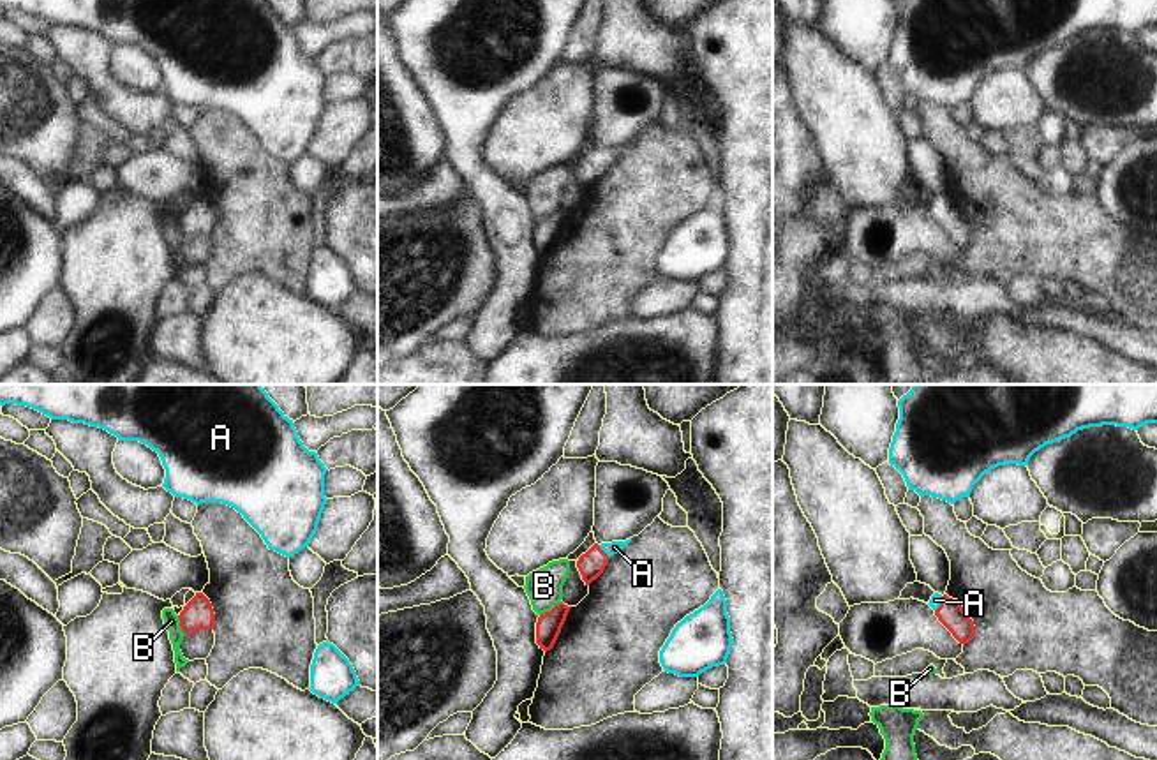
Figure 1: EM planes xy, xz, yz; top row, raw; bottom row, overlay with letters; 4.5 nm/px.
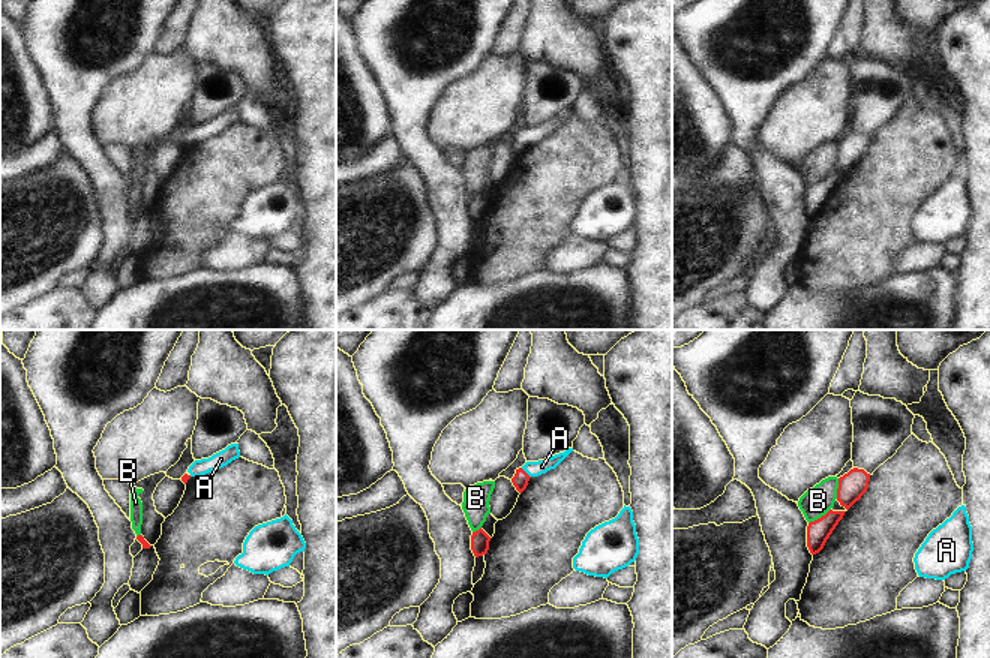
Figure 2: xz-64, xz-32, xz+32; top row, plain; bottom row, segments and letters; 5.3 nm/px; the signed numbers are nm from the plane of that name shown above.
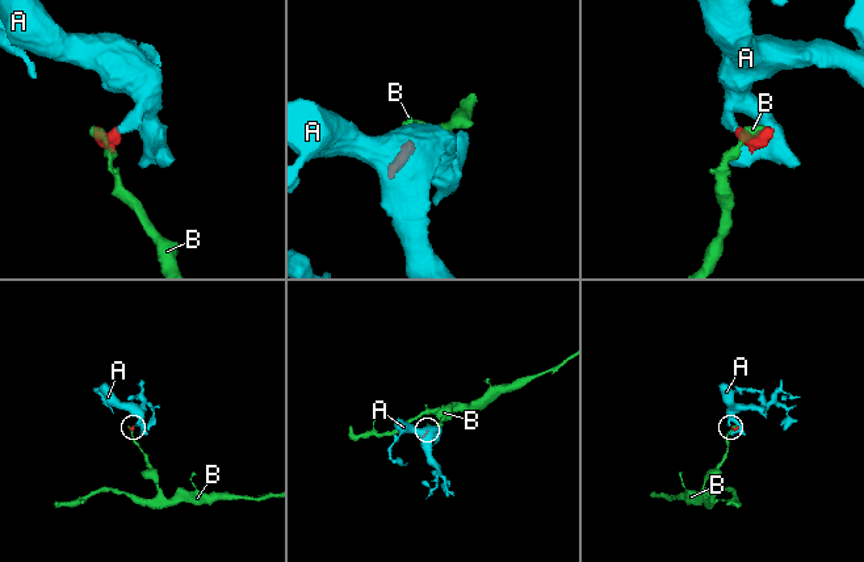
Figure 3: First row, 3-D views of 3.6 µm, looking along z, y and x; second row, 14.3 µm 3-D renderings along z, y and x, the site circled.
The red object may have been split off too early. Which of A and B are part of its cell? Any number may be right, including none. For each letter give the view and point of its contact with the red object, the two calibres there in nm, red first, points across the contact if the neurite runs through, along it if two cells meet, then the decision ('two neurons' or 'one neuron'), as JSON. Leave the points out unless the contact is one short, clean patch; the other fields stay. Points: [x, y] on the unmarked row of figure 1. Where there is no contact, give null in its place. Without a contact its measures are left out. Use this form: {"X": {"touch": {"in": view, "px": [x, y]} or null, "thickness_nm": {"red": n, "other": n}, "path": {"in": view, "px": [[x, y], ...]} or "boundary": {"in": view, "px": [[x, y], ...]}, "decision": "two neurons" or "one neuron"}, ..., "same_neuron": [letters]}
{"A": {"touch": {"in": "xz", "px": [602, 156]}, "thickness_nm": {"red": 120, "other": 60}, "path": {"in": "xz", "px": [[591, 170], [602, 156], [614, 152]]}, "decision": "one neuron"}, "B": {"touch": {"in": "xz", "px": [552, 214]}, "thickness_nm": {"red": 120, "other": 160}, "boundary": {"in": "xz", "px": [[561, 207], [540, 221]]}, "decision": "two neurons"}, "same_neuron": ["A"]}

